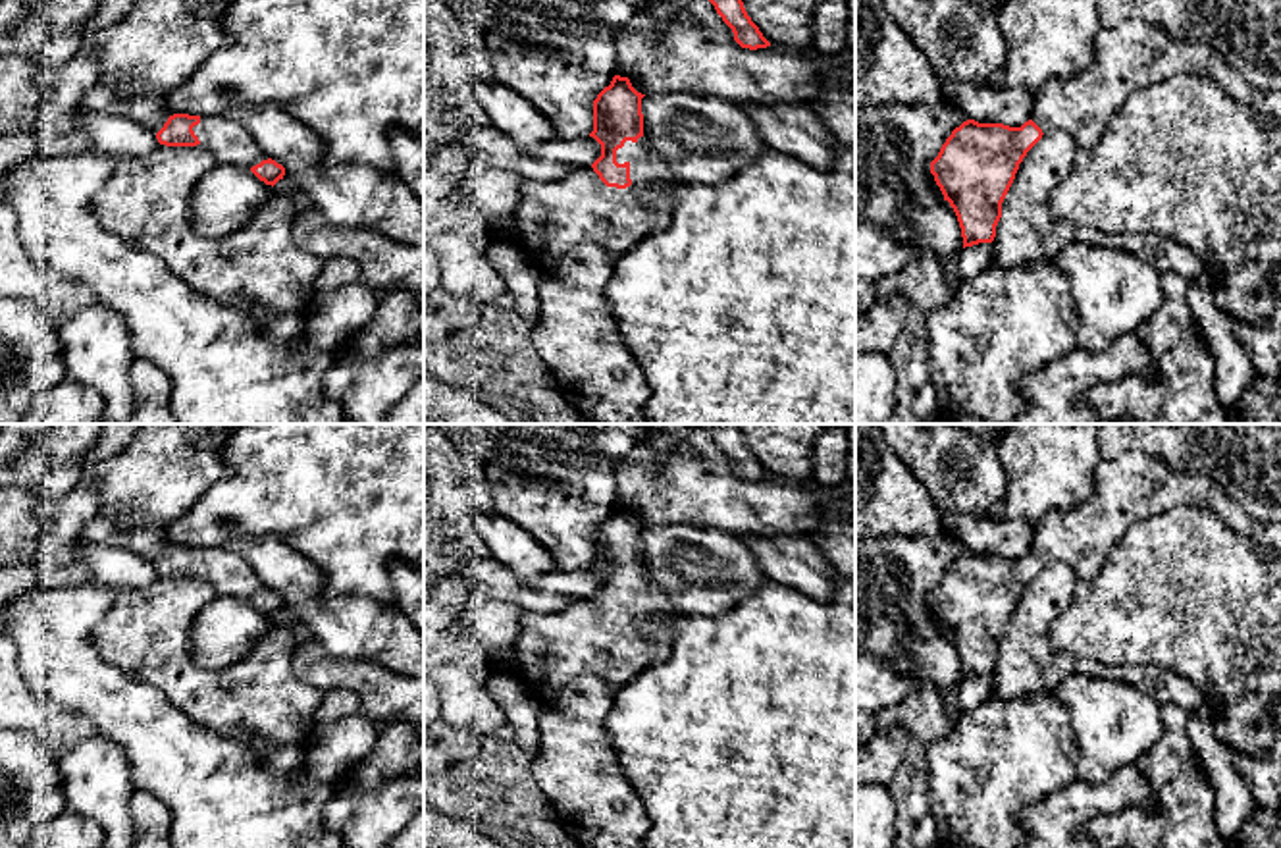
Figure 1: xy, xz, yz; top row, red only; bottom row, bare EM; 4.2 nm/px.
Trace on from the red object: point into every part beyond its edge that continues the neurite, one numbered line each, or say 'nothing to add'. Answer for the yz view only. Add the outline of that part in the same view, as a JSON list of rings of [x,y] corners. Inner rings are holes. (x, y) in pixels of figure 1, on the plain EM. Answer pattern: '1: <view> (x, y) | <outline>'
1: yz (1135, 486) | [[[1138,451],[1102,459],[1094,495],[1069,511],[1048,511],[1034,524],[1031,551],[1044,567],[1063,563],[1092,578],[1135,522],[1177,505],[1210,509],[1231,530],[1281,551],[1281,522],[1256,520],[1210,478]]]

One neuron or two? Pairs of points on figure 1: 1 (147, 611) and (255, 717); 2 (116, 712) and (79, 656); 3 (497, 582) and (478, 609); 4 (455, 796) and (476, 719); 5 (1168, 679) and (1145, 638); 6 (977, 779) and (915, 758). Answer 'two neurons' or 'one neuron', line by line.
1: one neuron
2: one neuron
3: two neurons
4: two neurons
5: two neurons
6: two neurons

